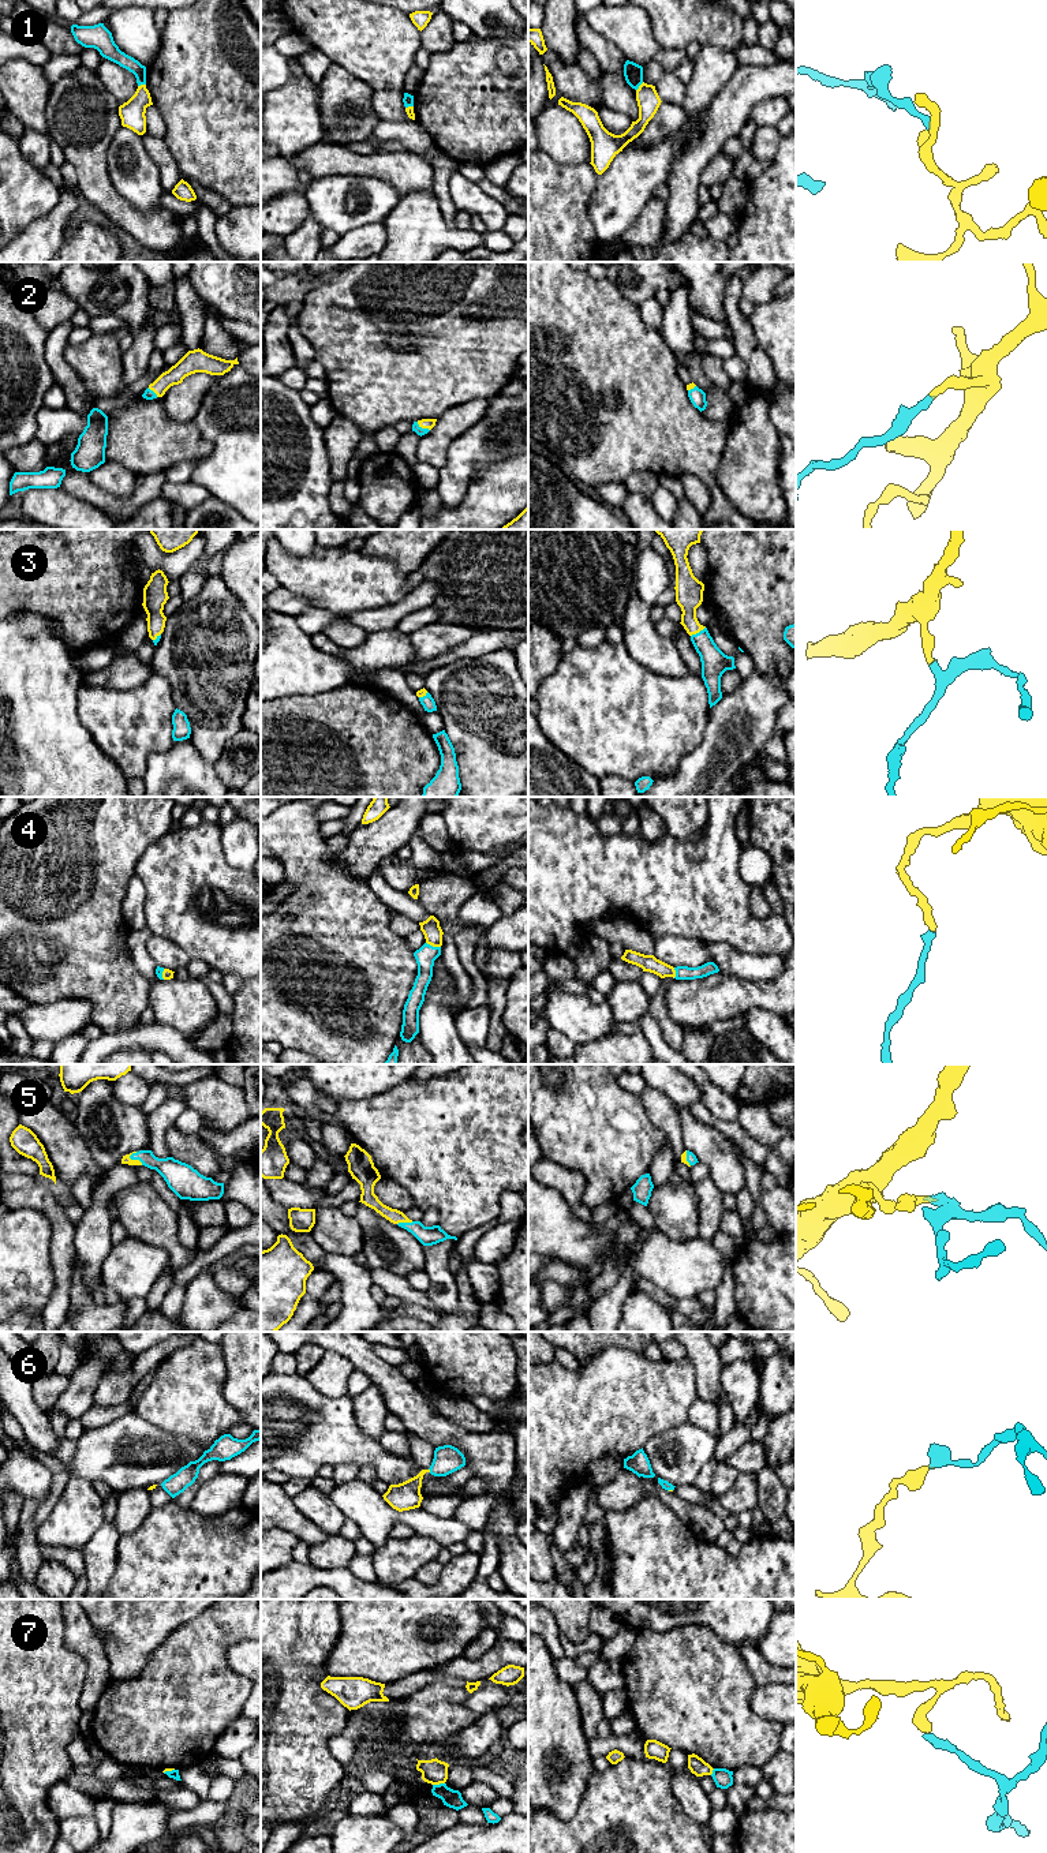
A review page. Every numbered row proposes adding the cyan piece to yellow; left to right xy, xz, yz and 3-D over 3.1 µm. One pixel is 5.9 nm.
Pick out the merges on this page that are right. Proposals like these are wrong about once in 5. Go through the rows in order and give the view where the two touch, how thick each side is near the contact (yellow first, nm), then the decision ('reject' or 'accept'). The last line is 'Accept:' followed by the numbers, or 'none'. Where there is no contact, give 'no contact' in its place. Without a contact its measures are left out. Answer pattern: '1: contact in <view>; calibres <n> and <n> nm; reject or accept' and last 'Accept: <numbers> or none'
1: contact in yz; calibres 140 and 110 nm; reject
2: contact in xz; calibres 60 and 50 nm; accept
3: contact in yz; calibres 160 and 160 nm; accept
4: contact in xz; calibres 110 and 120 nm; accept
5: contact in xy; calibres 50 and 150 nm; accept
6: contact in yz; calibres 20 and 50 nm; accept
7: contact in xz; calibres 150 and 110 nm; reject
Accept: 2, 3, 4, 5, 6

